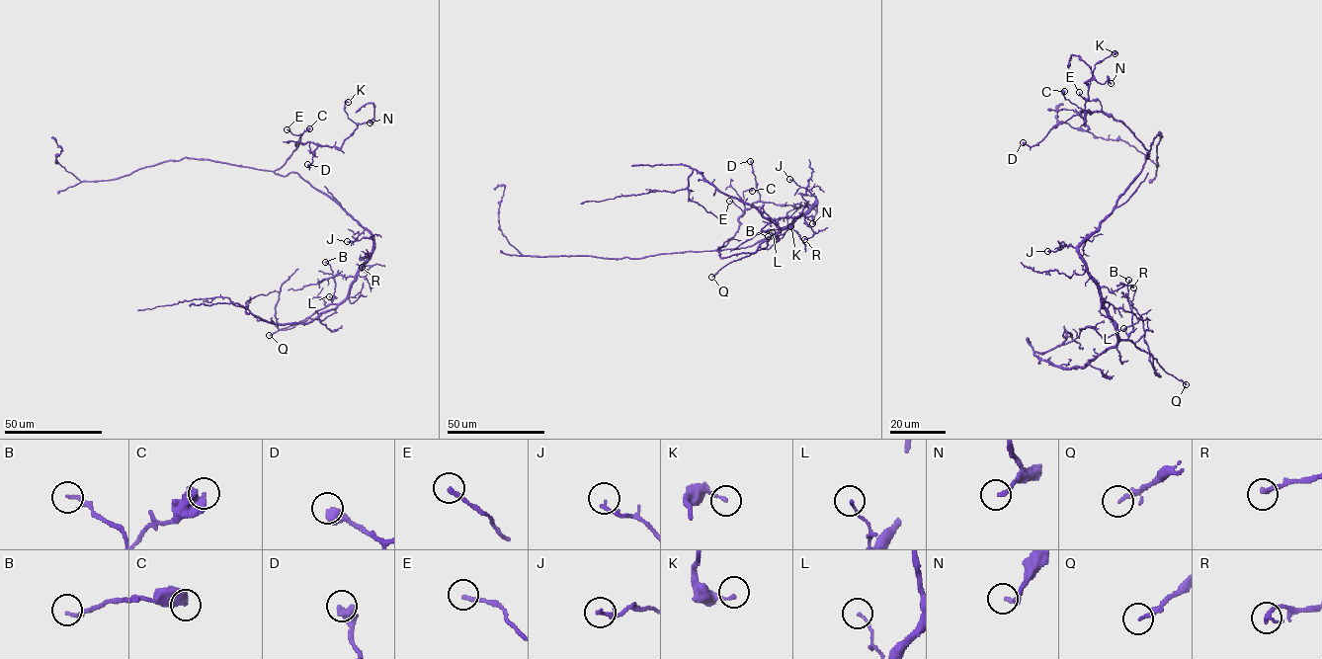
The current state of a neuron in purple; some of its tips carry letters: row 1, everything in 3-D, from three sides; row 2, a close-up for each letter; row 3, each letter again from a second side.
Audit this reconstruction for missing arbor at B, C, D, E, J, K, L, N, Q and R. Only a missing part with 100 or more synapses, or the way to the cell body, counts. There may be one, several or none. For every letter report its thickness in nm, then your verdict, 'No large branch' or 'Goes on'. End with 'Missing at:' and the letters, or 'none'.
B: Thickness 120 nm. No large branch
C: Thickness 550 nm. No large branch
D: Thickness 500 nm. No large branch
E: Thickness 220 nm. No large branch
J: Thickness 120 nm. No large branch
K: Thickness 150 nm. No large branch
L: Thickness 100 nm. No large branch
N: Thickness 180 nm. No large branch
Q: Thickness 200 nm. No large branch
R: Thickness 240 nm. No large branch
Missing at: none

